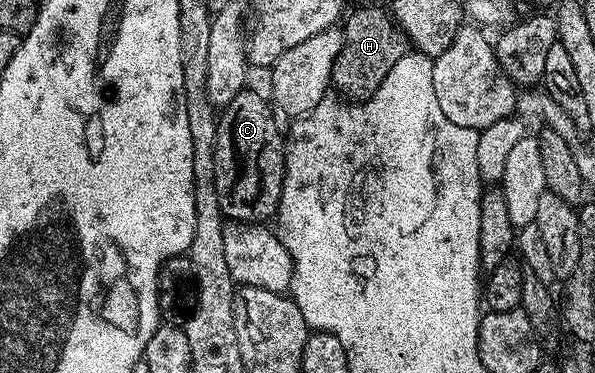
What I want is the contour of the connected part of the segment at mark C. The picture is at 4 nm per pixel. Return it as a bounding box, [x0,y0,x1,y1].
[214,90,286,224]

